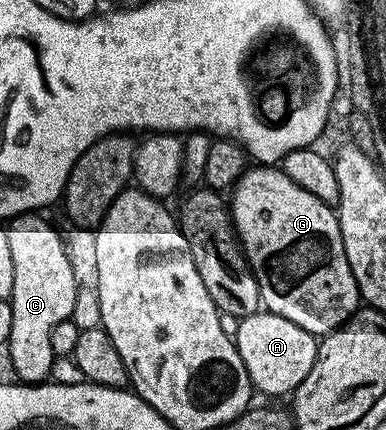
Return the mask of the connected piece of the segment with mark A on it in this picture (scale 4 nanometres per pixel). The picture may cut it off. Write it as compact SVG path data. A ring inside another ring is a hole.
M260 310L251 316L237 321L238 333L233 333L234 345L248 370L248 378L255 389L267 392L270 396L282 396L293 393L295 388L308 378L308 370L318 357L318 340L308 330L288 322L275 312Z

